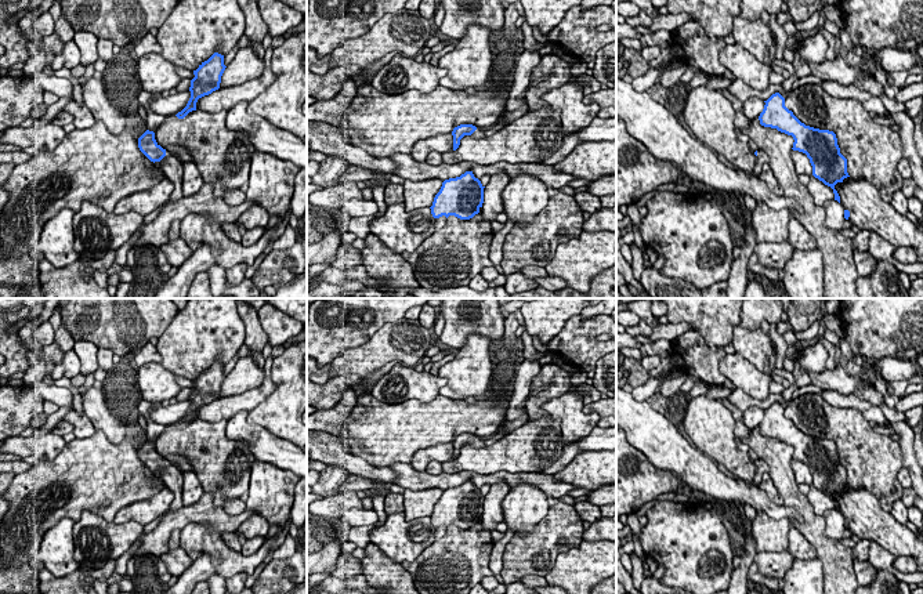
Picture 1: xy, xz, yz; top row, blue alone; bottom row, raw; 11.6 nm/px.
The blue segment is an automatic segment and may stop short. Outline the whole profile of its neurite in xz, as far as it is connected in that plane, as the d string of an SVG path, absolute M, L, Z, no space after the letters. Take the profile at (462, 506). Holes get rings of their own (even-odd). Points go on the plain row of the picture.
M473 481L445 489L430 517L432 526L439 528L445 525L448 528L455 525L460 529L473 528L482 517L484 497Z

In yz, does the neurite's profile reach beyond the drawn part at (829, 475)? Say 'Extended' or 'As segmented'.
As segmented

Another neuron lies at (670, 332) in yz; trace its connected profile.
M687 322L683 323L656 323L652 326L652 334L649 336L649 340L669 340L673 341L677 337L683 336L685 332L694 330L692 326Z

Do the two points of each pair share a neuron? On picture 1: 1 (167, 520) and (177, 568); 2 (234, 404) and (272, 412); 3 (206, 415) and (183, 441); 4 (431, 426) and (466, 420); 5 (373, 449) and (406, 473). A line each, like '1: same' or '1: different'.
1: different
2: different
3: different
4: same
5: different

